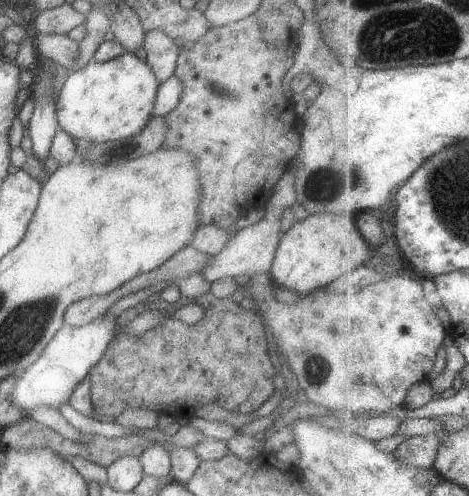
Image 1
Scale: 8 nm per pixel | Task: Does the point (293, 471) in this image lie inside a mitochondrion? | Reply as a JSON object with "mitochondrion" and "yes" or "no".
{"mitochondrion":"no"}

